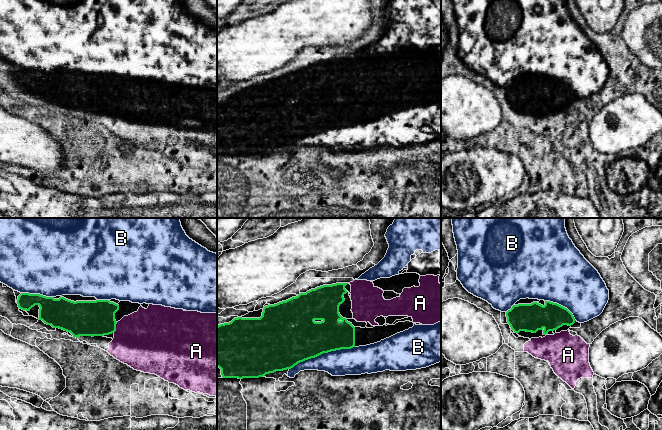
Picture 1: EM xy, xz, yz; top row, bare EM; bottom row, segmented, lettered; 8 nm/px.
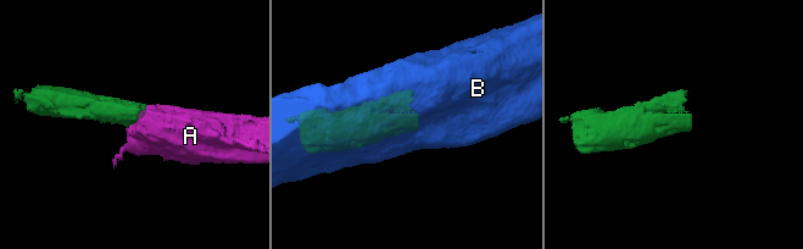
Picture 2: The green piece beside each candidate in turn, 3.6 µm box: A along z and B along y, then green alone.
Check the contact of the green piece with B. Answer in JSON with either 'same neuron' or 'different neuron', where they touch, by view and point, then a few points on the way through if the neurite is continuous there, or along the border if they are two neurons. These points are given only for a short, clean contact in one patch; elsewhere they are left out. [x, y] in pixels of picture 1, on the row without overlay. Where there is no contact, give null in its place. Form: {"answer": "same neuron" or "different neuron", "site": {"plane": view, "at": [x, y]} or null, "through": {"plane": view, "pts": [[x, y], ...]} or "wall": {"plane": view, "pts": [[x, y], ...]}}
{"answer": "different neuron", "site": {"plane": "xz", "at": [321, 129]}}

